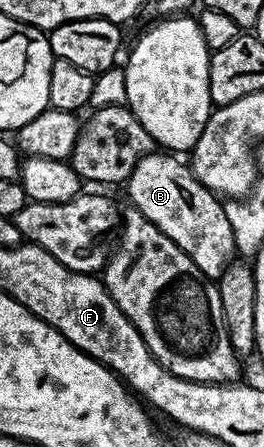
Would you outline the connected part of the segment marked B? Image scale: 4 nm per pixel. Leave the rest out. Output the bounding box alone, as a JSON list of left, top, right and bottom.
[124,152,235,280]

